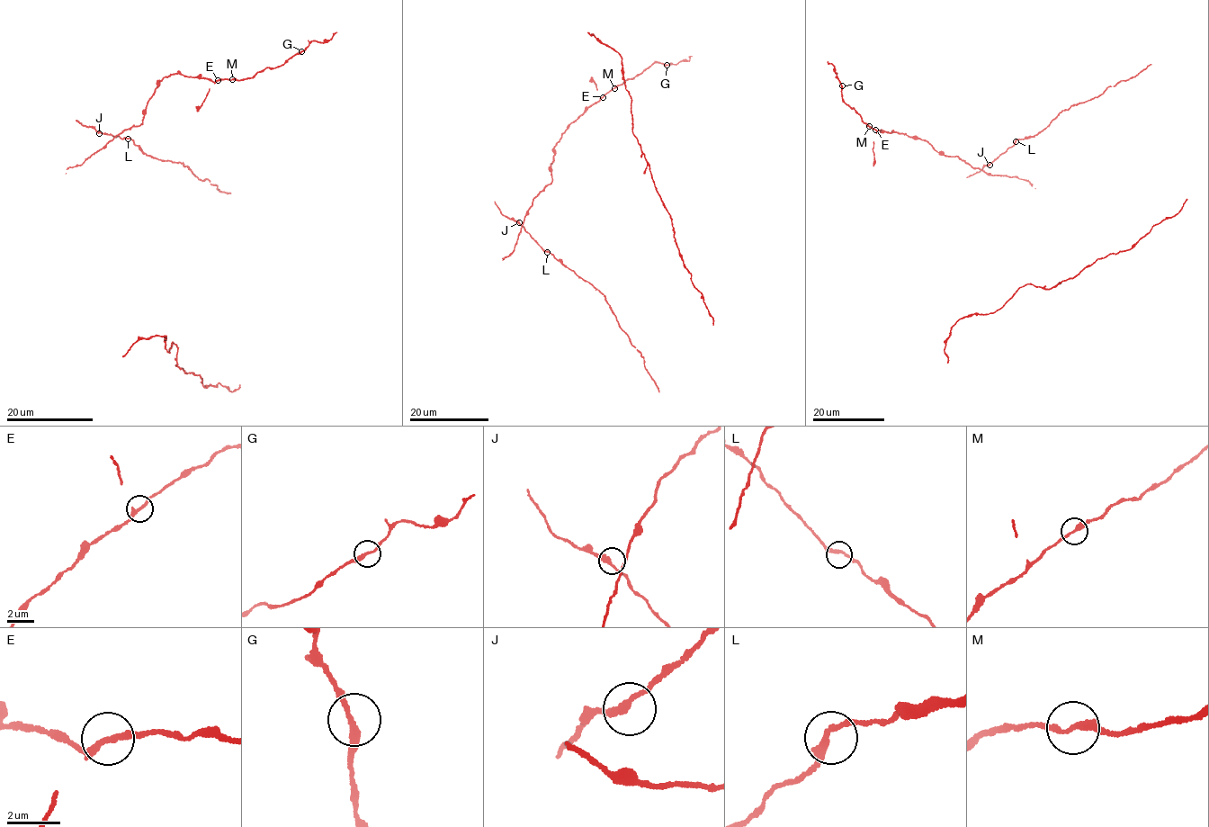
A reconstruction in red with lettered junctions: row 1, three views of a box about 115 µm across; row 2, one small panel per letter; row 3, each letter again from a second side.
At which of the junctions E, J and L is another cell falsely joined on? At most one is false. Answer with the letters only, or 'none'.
E

